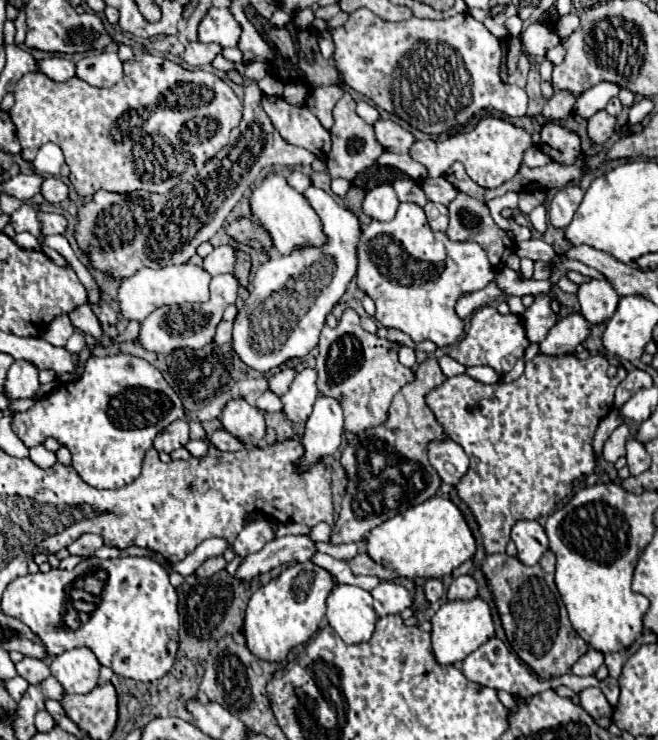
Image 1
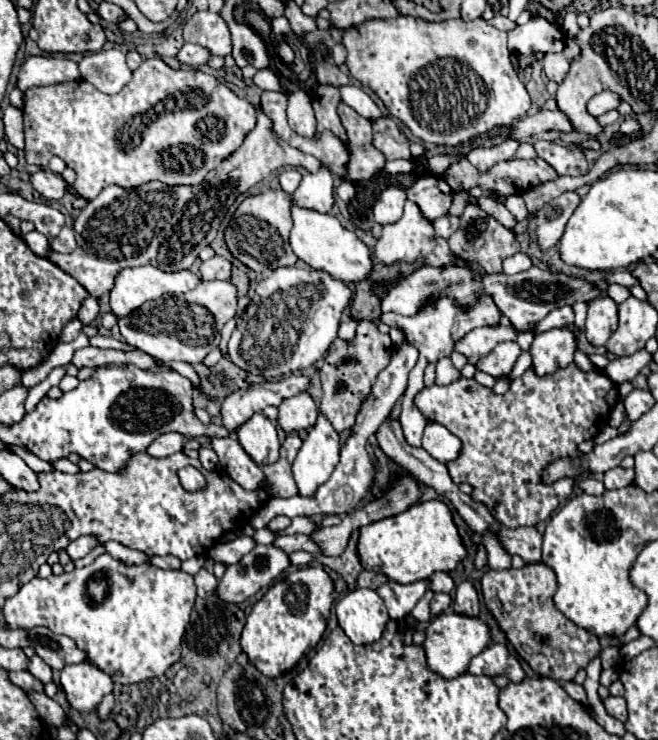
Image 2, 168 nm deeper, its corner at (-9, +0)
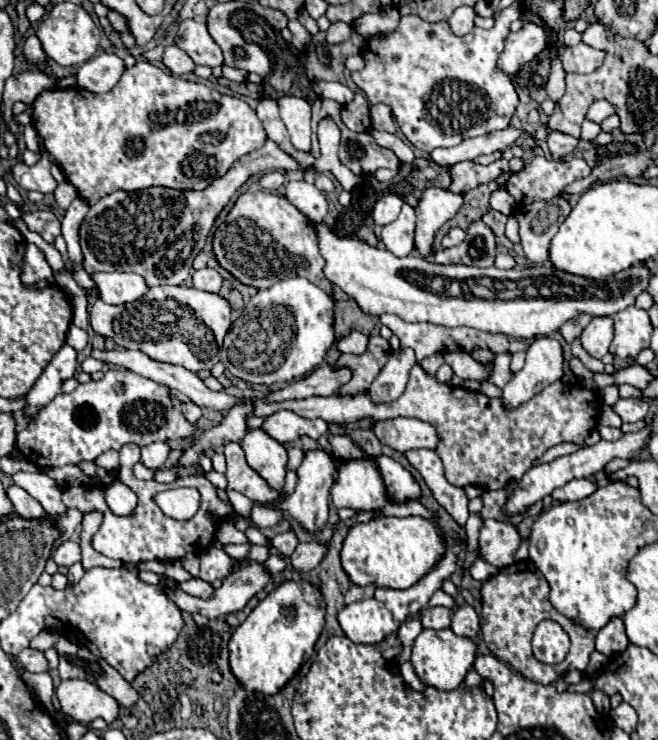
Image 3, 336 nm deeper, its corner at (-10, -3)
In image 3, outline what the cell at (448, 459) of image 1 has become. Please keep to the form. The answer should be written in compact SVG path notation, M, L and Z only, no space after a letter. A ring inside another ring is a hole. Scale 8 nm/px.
M388 419L378 421L372 427L374 435L380 439L382 445L388 445L400 453L406 453L410 449L436 449L438 435L434 435L434 427L430 423L422 423L420 419Z

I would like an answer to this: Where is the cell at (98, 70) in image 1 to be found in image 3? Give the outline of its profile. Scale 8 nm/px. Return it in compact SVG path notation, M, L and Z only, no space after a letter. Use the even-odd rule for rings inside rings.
M112 53L94 55L78 69L78 87L92 93L108 93L118 83L122 71L124 63L120 57Z

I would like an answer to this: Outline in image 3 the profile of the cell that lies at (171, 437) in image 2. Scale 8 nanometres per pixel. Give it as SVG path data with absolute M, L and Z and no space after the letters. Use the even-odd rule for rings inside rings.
M150 443L150 445L142 447L140 463L148 469L158 469L168 459L168 453L170 453L170 447L166 443Z

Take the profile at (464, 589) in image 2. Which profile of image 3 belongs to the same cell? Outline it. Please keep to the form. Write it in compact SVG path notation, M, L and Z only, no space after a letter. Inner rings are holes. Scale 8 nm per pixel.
M462 605L452 613L452 625L450 629L458 635L458 637L468 637L474 639L478 635L480 629L480 619L476 615L476 611L470 605Z

